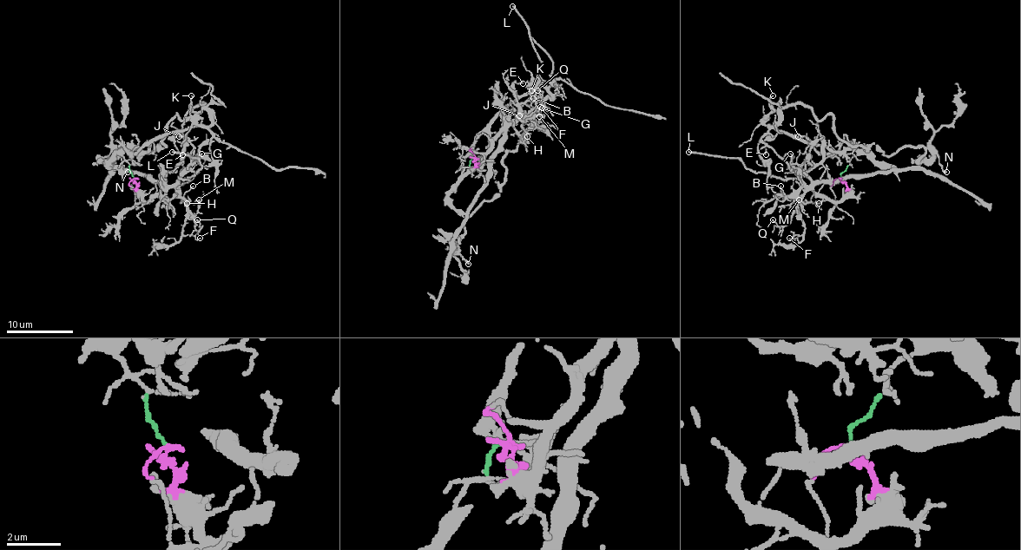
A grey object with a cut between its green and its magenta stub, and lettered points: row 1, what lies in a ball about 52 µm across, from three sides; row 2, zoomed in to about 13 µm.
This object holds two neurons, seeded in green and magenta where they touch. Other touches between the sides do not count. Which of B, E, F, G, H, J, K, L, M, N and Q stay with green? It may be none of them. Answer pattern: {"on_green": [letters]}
{"on_green": ["E", "K", "N"]}

